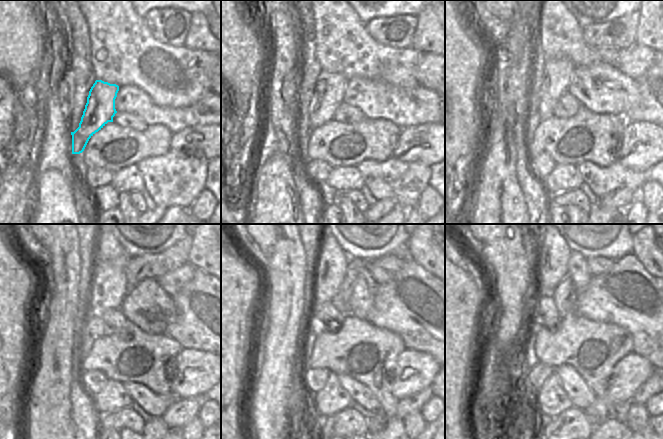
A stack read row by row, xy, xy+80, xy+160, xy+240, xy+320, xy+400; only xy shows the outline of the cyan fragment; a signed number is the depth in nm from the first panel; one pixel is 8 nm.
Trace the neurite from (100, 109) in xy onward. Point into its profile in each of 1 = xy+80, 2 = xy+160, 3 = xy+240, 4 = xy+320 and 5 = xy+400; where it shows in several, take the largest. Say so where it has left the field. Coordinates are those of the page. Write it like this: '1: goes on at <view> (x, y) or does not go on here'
1: goes on at xy+80 (330, 87)
2: goes on at xy+160 (557, 74)
3: goes on at xy+240 (108, 287)
4: goes on at xy+320 (331, 262)
5: goes on at xy+400 (553, 253)

